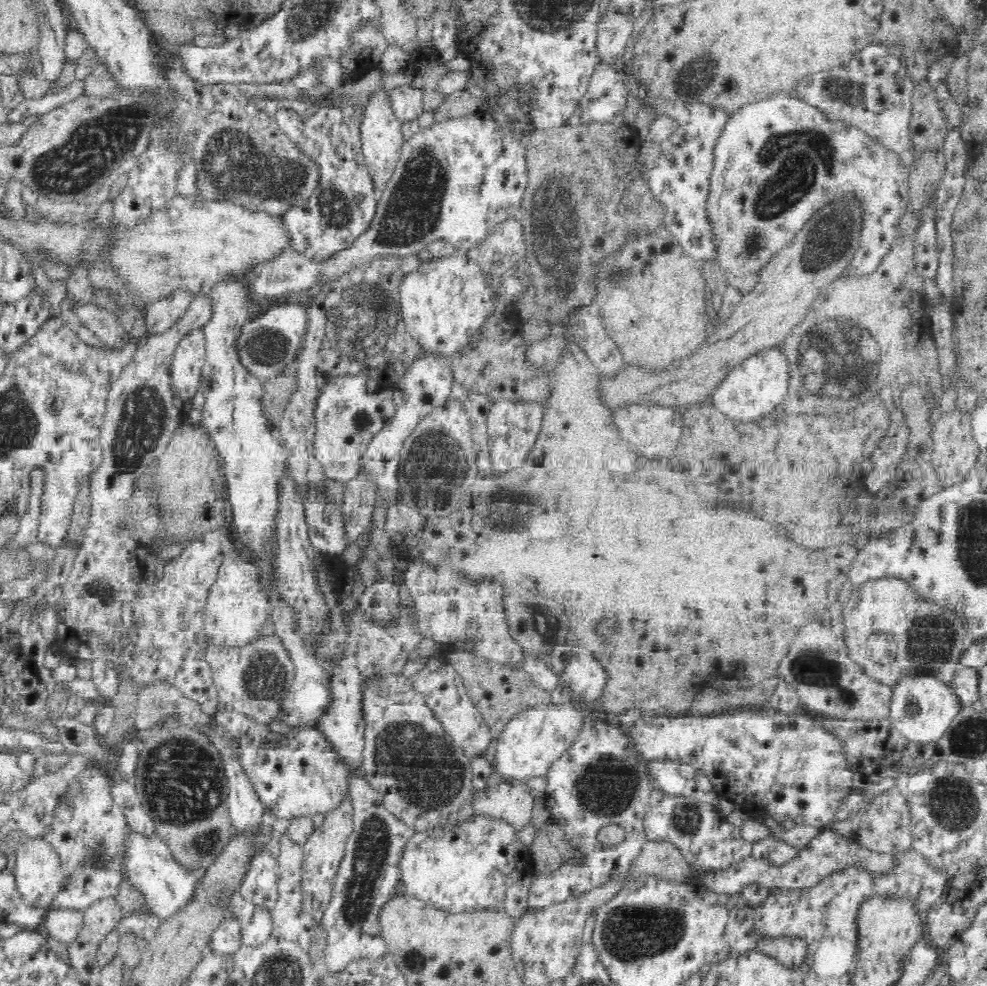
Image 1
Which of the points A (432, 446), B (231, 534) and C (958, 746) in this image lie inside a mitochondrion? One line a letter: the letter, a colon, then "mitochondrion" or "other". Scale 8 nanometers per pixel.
A: mitochondrion
B: other
C: mitochondrion

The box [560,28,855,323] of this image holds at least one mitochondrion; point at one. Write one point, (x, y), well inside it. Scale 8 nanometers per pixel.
(796, 160)

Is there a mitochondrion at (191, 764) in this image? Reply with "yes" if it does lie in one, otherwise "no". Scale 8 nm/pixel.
yes

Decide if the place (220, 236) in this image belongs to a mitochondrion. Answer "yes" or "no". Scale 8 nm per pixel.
no

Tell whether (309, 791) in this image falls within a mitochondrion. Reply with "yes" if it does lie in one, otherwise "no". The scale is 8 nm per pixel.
no

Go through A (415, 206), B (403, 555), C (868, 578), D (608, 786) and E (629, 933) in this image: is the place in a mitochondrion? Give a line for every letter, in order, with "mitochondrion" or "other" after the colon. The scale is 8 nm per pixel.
A: mitochondrion
B: other
C: other
D: mitochondrion
E: mitochondrion

